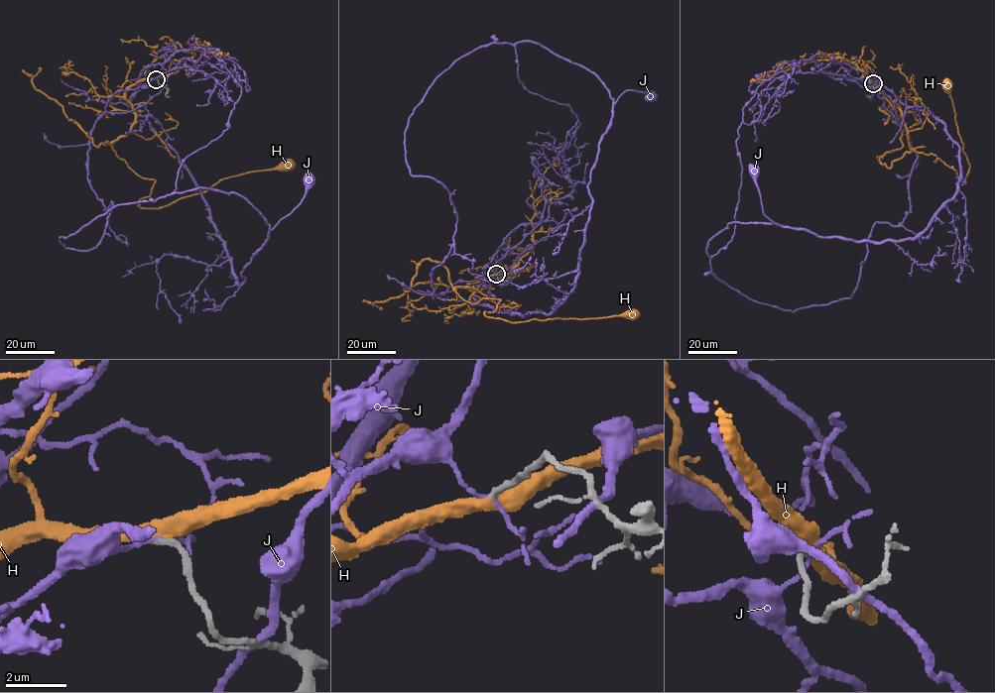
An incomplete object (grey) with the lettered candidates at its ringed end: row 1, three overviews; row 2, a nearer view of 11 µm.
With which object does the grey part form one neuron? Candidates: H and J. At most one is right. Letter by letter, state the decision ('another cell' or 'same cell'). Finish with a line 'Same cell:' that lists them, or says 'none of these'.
H: same cell
J: another cell
Same cell: H

